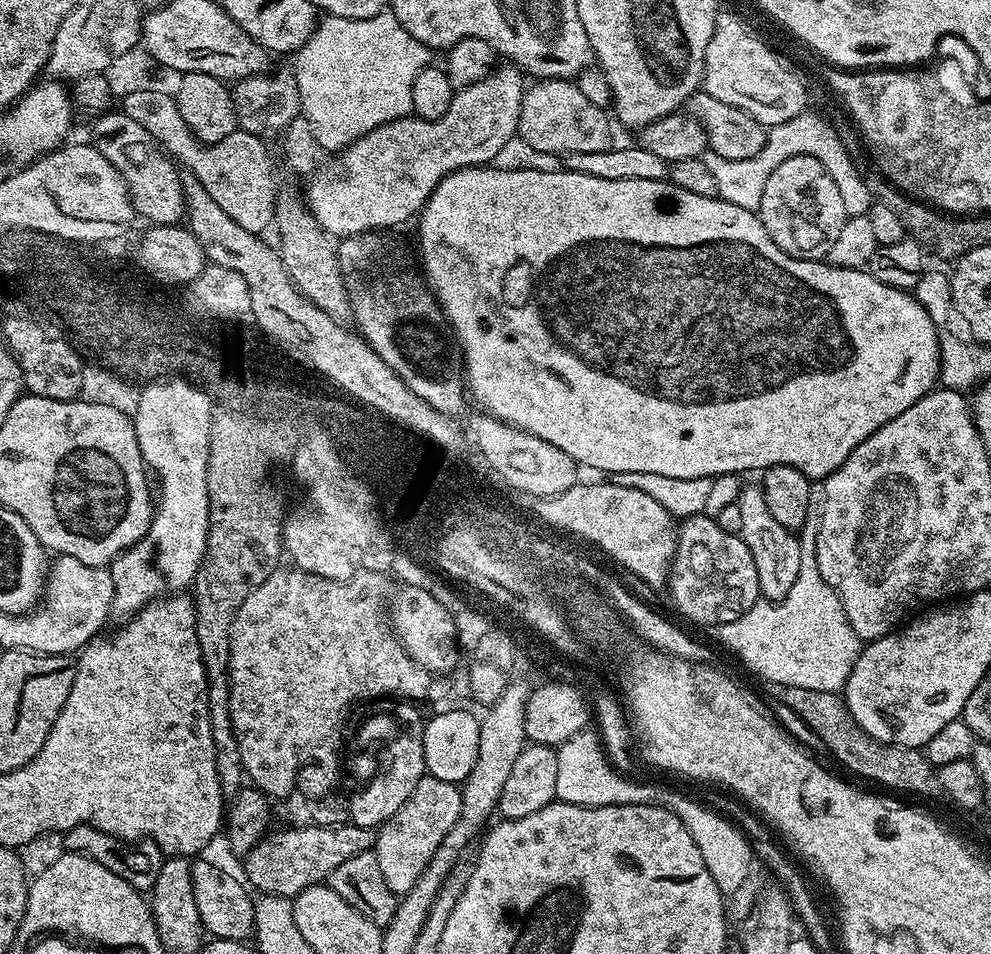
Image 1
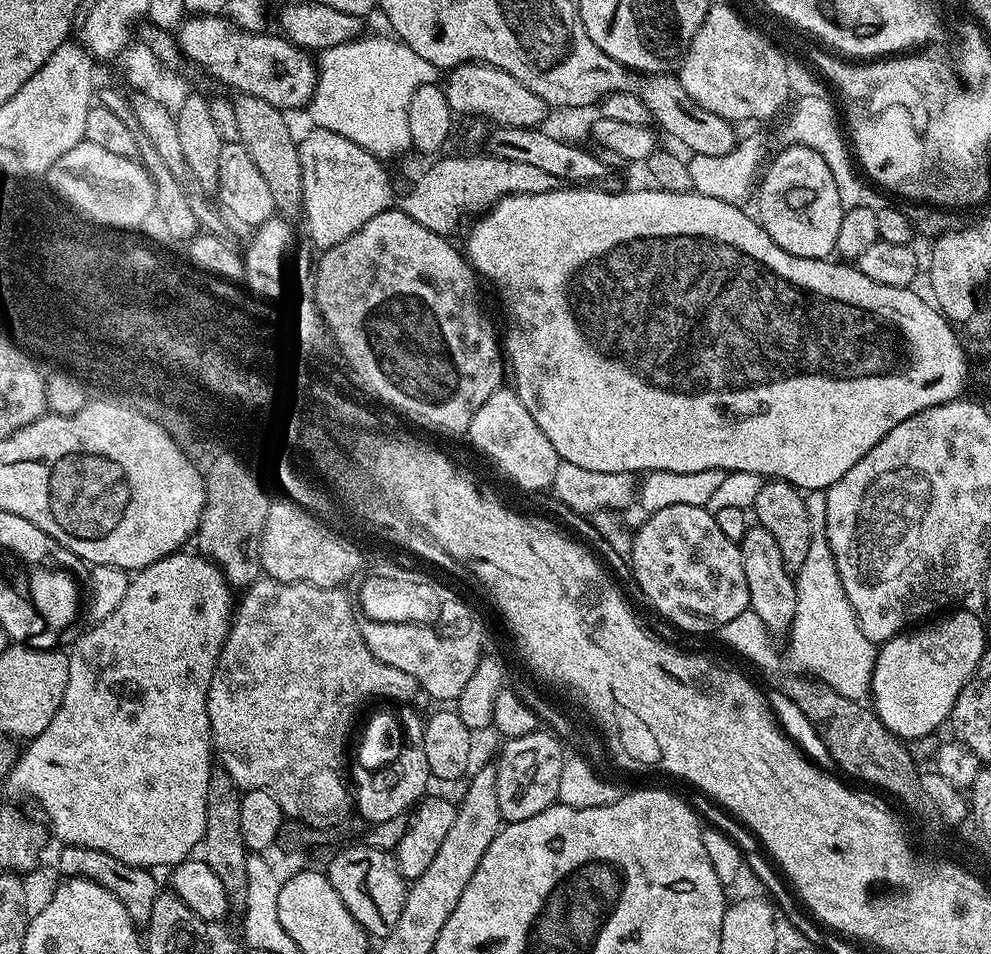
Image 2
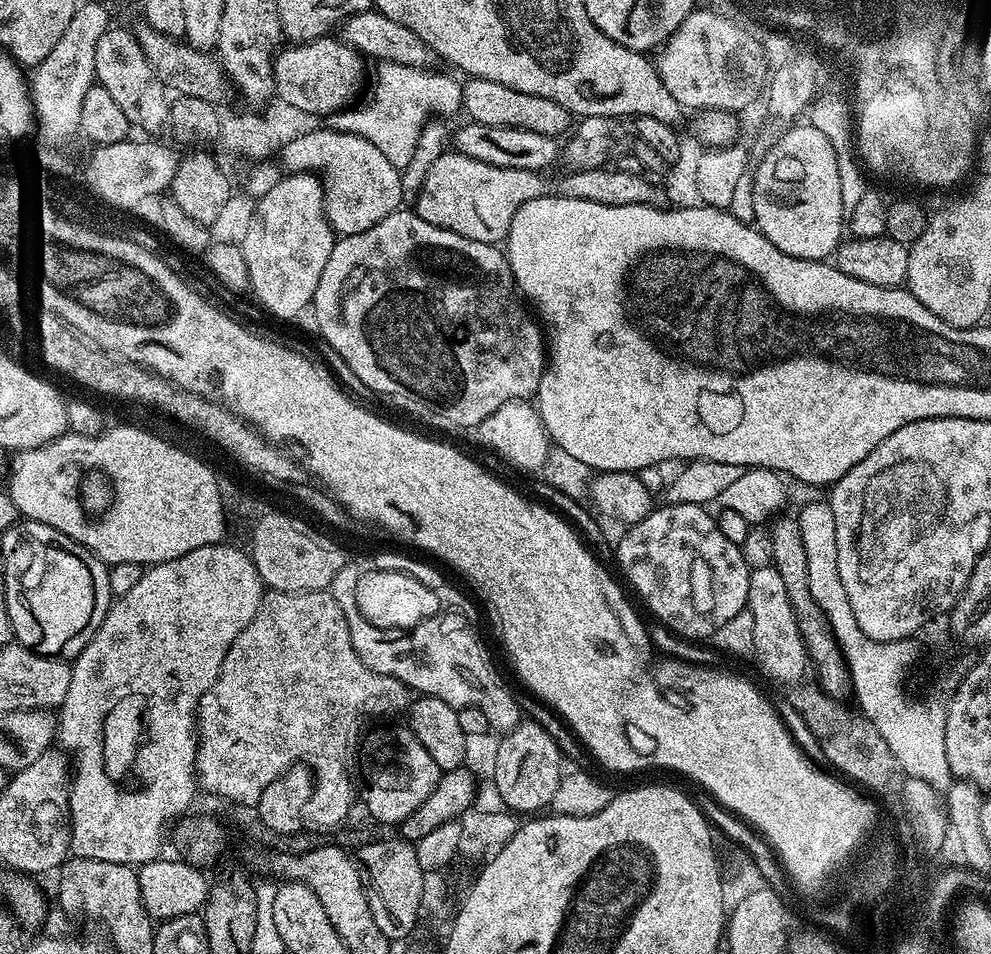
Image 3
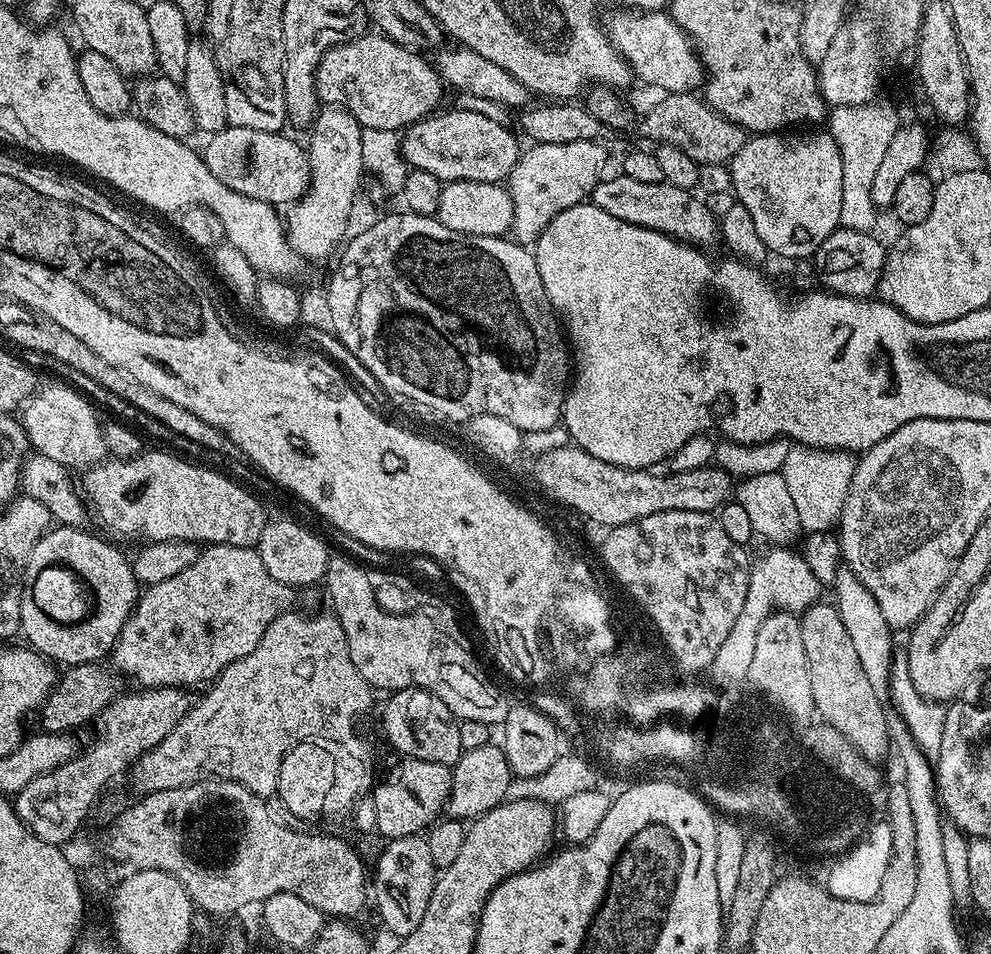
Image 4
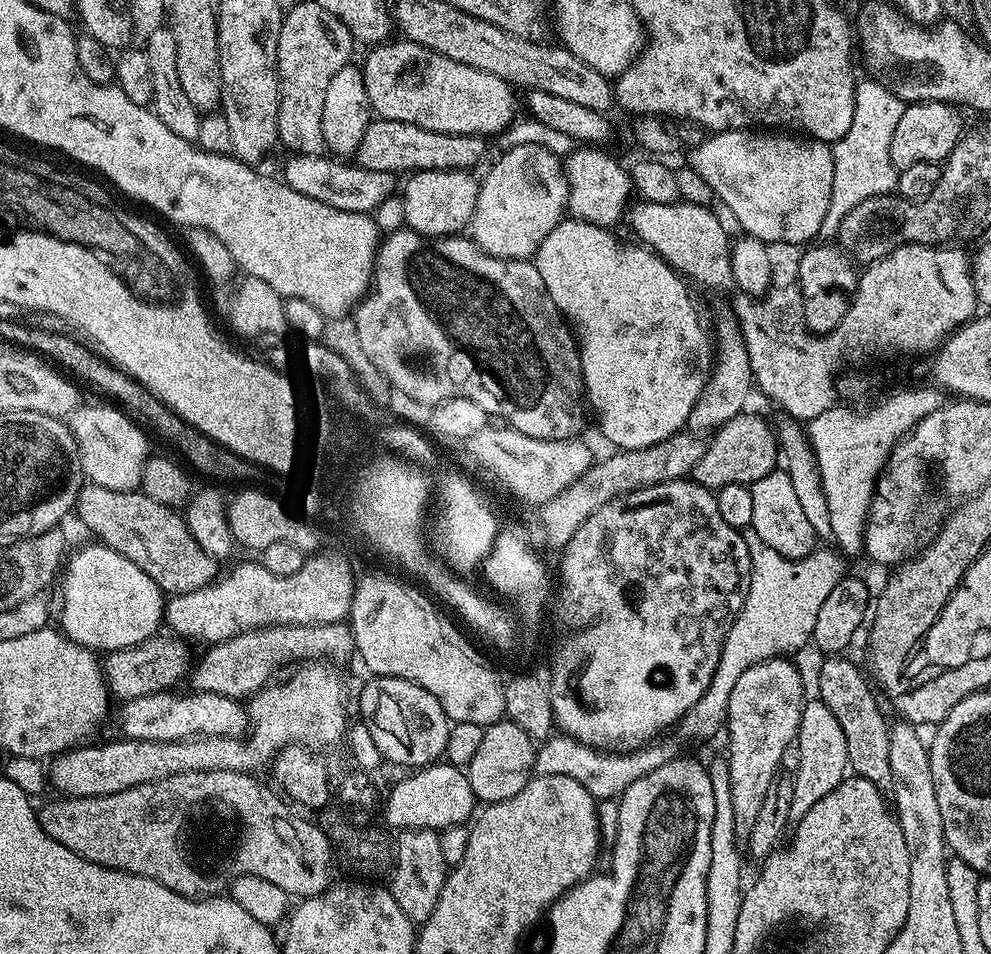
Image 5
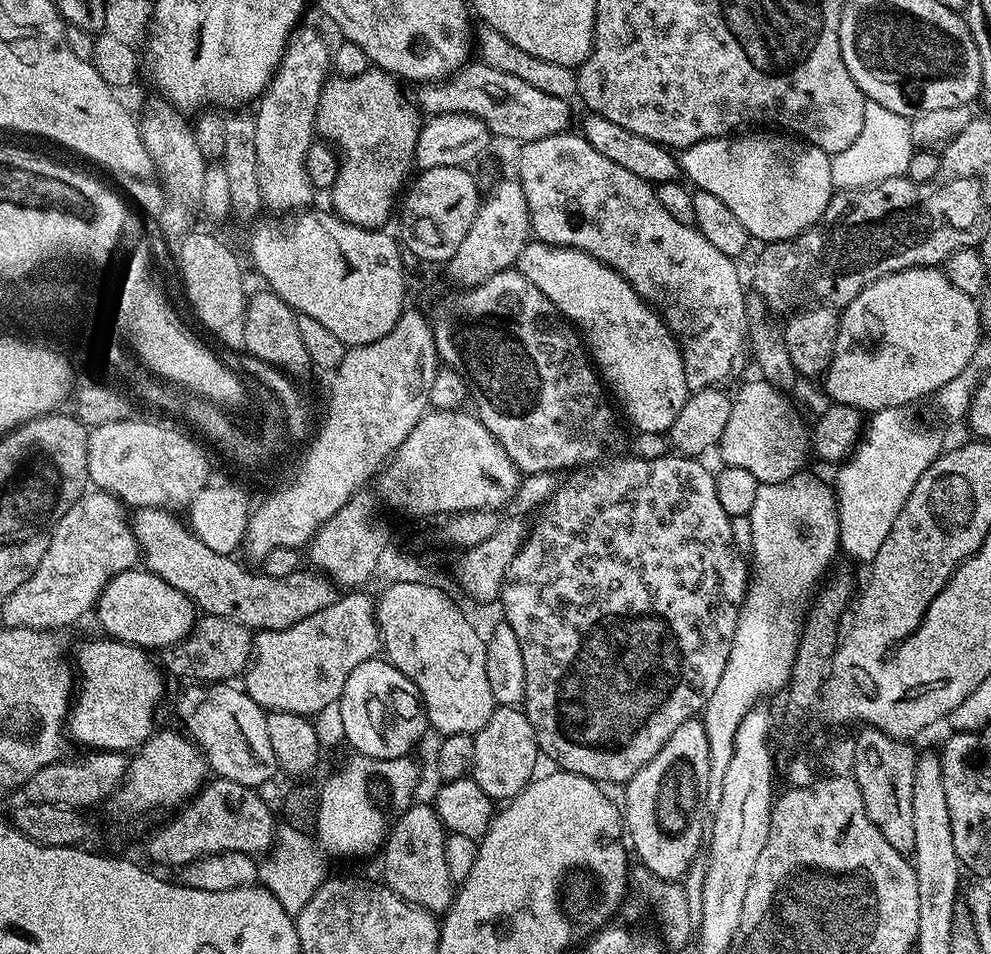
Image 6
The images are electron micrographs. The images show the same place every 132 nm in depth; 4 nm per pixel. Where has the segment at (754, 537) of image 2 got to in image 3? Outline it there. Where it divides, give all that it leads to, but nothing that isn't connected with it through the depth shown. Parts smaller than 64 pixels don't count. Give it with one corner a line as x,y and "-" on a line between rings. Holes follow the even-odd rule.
776,568
749,571
746,610
753,615
752,652
760,663
761,670
776,680
803,681
804,667
807,669
810,664
808,652
804,649
802,634
790,606
790,597
786,595
786,586

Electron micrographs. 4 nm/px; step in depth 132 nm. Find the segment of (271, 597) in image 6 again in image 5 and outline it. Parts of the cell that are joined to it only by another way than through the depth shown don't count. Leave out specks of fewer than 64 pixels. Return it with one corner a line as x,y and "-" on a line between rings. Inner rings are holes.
88,482
80,489
74,512
75,515
80,515
81,522
96,535
93,537
99,543
130,558
134,566
150,574
150,578
165,594
193,592
212,583
218,575
218,561
210,554
206,554
206,550
202,550
198,542
194,542
183,515
175,507
168,507
162,502
155,501
154,498
147,497
141,490
119,492
118,490
106,490
106,486

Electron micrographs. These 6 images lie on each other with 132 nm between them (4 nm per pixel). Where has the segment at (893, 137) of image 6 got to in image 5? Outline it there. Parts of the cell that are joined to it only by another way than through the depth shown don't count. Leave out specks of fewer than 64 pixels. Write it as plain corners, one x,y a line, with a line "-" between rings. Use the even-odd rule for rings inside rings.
879,79
860,80
854,94
854,116
850,130
831,145
834,158
834,186
830,186
830,206
820,227
820,236
832,238
840,231
844,216
862,202
875,196
896,192
898,169
890,162
890,141
902,118
905,101
899,100
891,87

